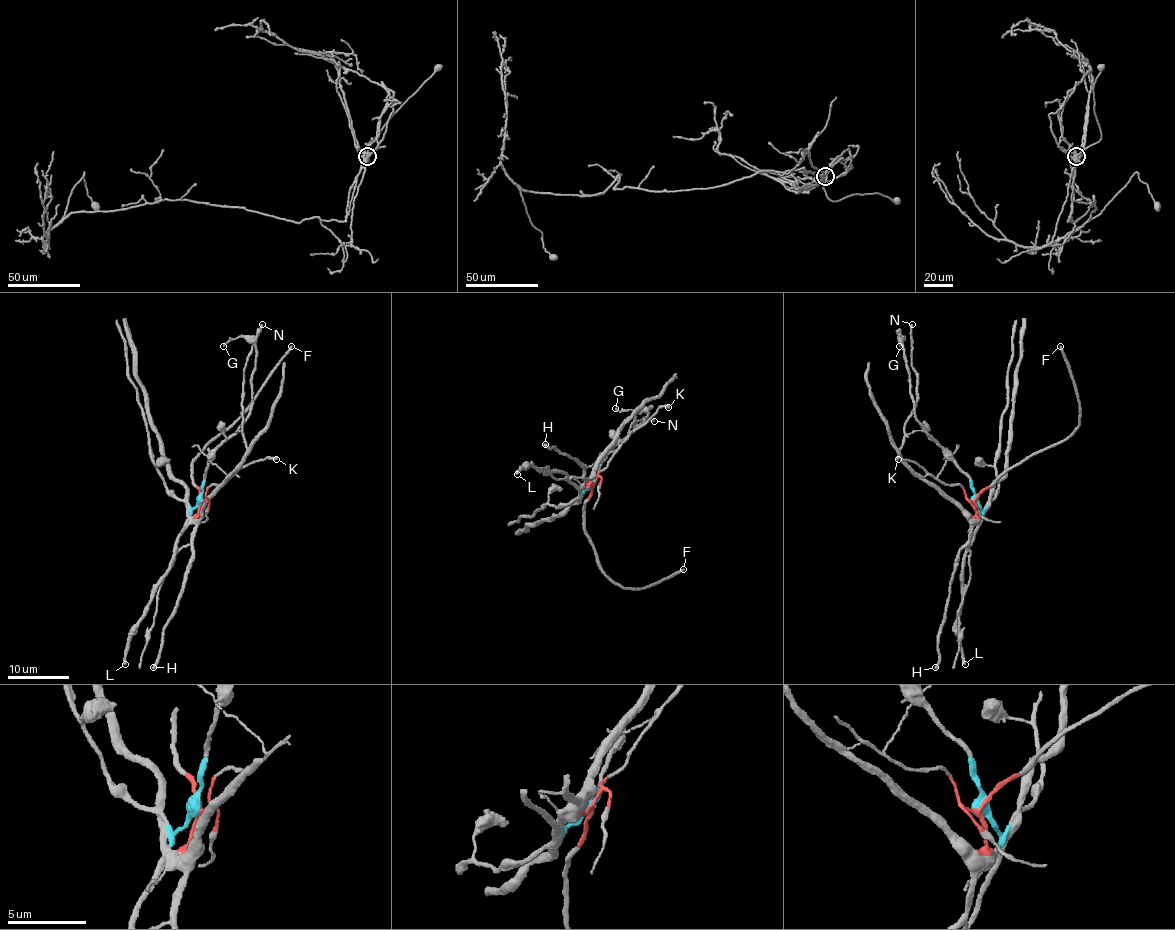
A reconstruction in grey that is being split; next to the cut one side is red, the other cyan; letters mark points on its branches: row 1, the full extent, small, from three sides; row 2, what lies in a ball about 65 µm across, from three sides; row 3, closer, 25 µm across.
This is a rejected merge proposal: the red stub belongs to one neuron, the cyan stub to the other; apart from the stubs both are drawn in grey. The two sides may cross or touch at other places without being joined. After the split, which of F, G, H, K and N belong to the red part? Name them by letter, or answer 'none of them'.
F, H, K, N

